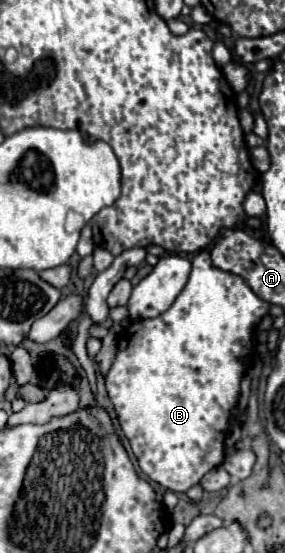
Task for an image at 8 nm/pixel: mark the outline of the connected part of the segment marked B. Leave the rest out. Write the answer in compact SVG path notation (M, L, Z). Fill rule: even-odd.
M201 250L193 258L189 282L173 306L161 316L135 320L123 330L117 344L119 352L115 364L107 372L105 384L133 454L151 480L173 492L187 492L203 478L203 474L223 462L223 438L229 428L229 410L237 402L241 376L245 374L249 356L255 350L251 334L255 324L267 312L269 304L263 302L241 276L215 268L209 252Z

